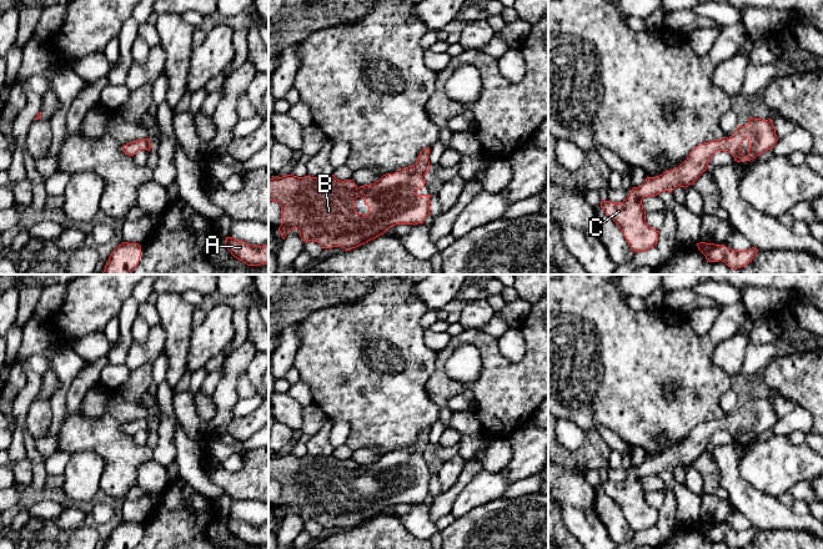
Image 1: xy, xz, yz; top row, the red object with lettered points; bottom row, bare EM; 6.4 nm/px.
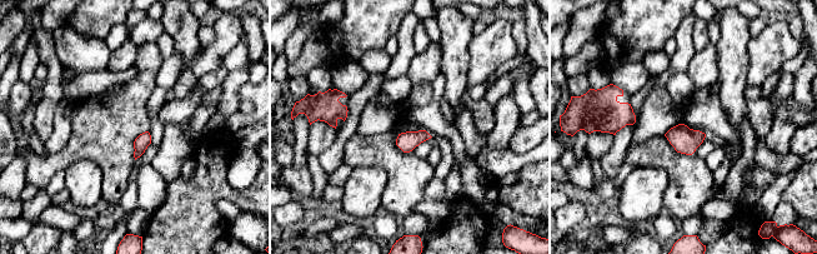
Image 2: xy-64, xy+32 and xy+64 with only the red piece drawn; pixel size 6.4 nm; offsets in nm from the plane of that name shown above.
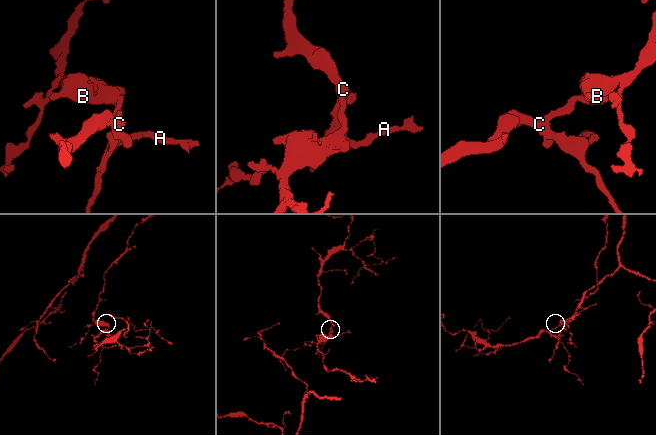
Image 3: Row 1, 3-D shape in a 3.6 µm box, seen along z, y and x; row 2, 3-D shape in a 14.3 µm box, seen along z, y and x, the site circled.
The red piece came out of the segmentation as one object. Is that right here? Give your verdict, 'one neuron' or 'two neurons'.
one neuron

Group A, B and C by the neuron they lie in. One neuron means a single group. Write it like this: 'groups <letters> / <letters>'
groups A B C

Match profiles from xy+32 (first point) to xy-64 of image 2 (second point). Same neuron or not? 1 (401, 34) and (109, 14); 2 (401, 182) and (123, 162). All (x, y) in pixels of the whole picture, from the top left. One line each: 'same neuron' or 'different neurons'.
1: different neurons
2: same neuron

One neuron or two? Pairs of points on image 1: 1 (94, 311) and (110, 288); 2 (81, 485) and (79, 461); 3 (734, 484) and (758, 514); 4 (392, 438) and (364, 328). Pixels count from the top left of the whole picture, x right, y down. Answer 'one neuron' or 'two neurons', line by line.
1: one neuron
2: one neuron
3: one neuron
4: one neuron

